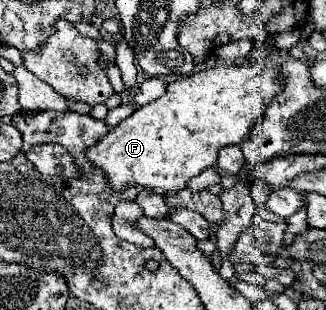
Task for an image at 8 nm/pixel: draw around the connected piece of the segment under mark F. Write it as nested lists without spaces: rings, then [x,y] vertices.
[[[263,61],[241,65],[217,65],[207,67],[201,73],[171,81],[165,95],[143,105],[131,117],[111,129],[97,145],[87,149],[87,159],[101,167],[115,191],[123,191],[131,185],[141,185],[153,193],[177,193],[187,187],[189,179],[217,163],[217,153],[225,145],[239,145],[247,139],[253,125],[263,119],[267,105],[281,91],[285,77],[279,67],[267,67]]]

